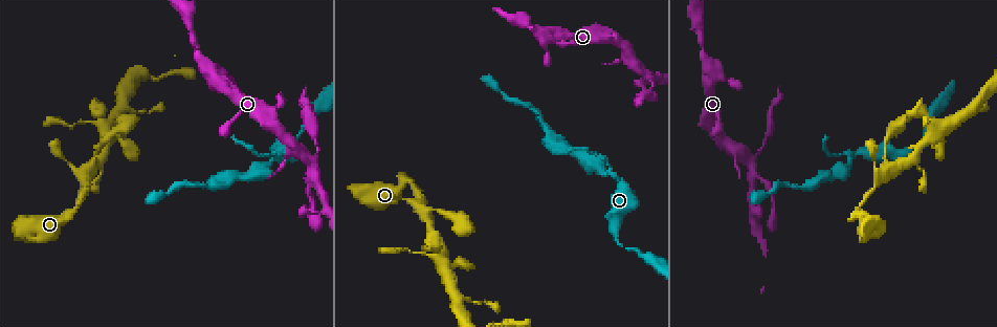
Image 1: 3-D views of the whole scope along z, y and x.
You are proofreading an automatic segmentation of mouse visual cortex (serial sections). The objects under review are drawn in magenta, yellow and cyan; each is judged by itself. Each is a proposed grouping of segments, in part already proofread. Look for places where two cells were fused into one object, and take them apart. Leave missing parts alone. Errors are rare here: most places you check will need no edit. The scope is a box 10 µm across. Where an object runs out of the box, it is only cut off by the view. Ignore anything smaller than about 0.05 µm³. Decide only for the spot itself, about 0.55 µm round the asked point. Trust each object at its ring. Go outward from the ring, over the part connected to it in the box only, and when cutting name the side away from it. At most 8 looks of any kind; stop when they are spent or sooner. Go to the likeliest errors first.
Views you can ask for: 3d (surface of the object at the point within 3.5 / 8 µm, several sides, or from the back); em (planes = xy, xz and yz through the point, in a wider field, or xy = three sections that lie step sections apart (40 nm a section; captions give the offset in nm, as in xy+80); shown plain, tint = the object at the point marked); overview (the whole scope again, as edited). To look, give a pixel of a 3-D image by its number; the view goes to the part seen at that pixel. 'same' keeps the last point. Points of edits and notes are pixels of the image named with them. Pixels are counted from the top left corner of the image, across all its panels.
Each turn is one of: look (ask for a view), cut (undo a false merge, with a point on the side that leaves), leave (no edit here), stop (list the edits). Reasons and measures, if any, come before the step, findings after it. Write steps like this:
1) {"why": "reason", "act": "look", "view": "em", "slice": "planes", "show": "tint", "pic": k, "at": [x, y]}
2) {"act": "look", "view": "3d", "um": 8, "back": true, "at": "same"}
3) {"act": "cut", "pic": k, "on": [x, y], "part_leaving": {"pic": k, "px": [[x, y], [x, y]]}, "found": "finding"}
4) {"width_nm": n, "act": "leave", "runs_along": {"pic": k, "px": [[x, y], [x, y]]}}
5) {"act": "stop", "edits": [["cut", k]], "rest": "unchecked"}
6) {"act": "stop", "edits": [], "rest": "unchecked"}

{"why": "sharp bend", "act": "look", "view": "3d", "um": 3.5, "pic": 1, "at": [313, 158]}

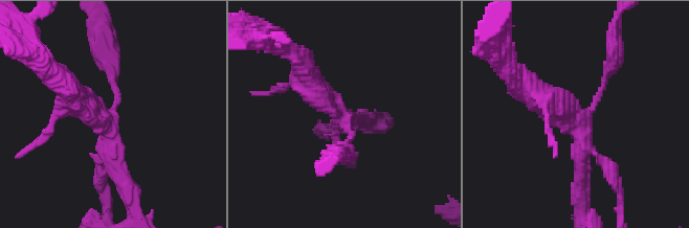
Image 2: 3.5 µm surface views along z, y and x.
{"act": "leave", "runs_along": {"pic": 2, "px": [[70, 91], [109, 119], [125, 187]]}, "found": "continuous, no second cell"}

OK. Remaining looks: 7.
{"why": "thick turns thin", "act": "look", "view": "3d", "um": 3.5, "back": true, "pic": 1, "at": [846, 163]}

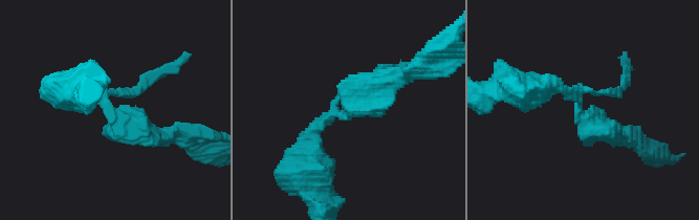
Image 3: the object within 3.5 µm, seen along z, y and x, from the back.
{"why": "shape alone is not enough", "act": "look", "view": "em", "slice": "xy", "step": 5, "show": "tint", "pic": 3, "at": [348, 113]}

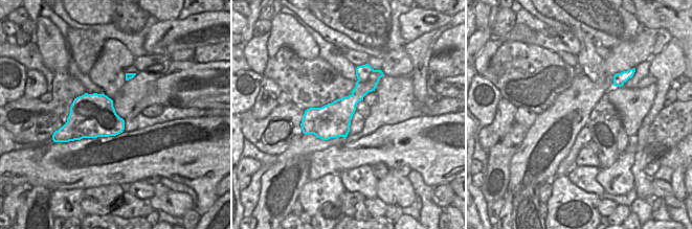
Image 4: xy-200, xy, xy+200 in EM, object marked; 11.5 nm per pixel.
{"act": "leave", "runs_along": {"pic": 3, "px": [[311, 154], [311, 132], [401, 79]]}, "found": "continuous, no second cell"}

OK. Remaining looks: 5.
{"why": "calibre changes", "act": "look", "view": "3d", "um": 3.5, "pic": 1, "at": [616, 238]}

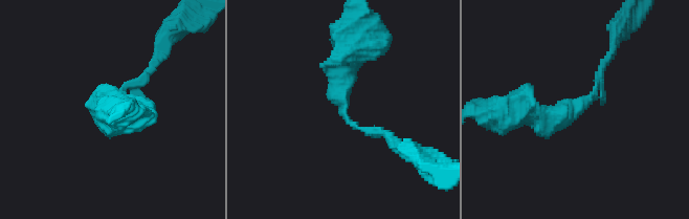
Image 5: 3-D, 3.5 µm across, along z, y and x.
{"arm_widths_nm": [150, 300], "why": "need the tissue", "act": "look", "view": "em", "slice": "planes", "show": "plain", "pic": 5, "at": [580, 109]}

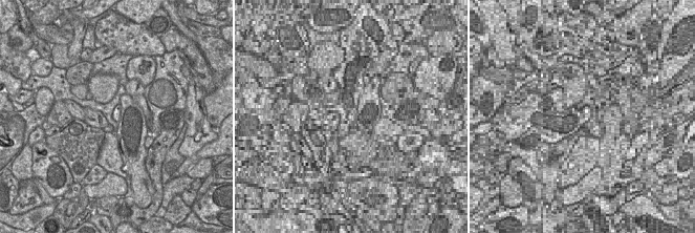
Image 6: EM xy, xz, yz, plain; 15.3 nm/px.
{"why": "with the object marked", "act": "look", "view": "em", "slice": "planes", "show": "tint", "at": "same"}

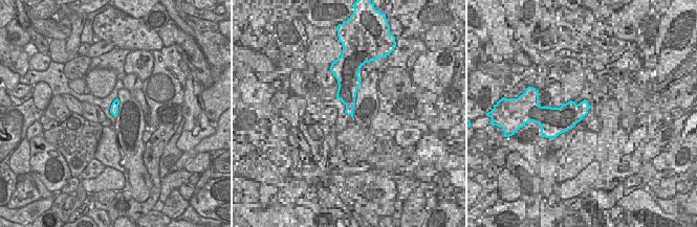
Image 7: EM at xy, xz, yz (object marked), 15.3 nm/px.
{"act": "leave", "runs_along": {"pic": 5, "px": [[503, 114], [578, 108], [594, 95], [602, 66]]}, "found": "one cell here"}

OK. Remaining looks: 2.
{"act": "stop", "edits": [], "rest": "unchecked"}

